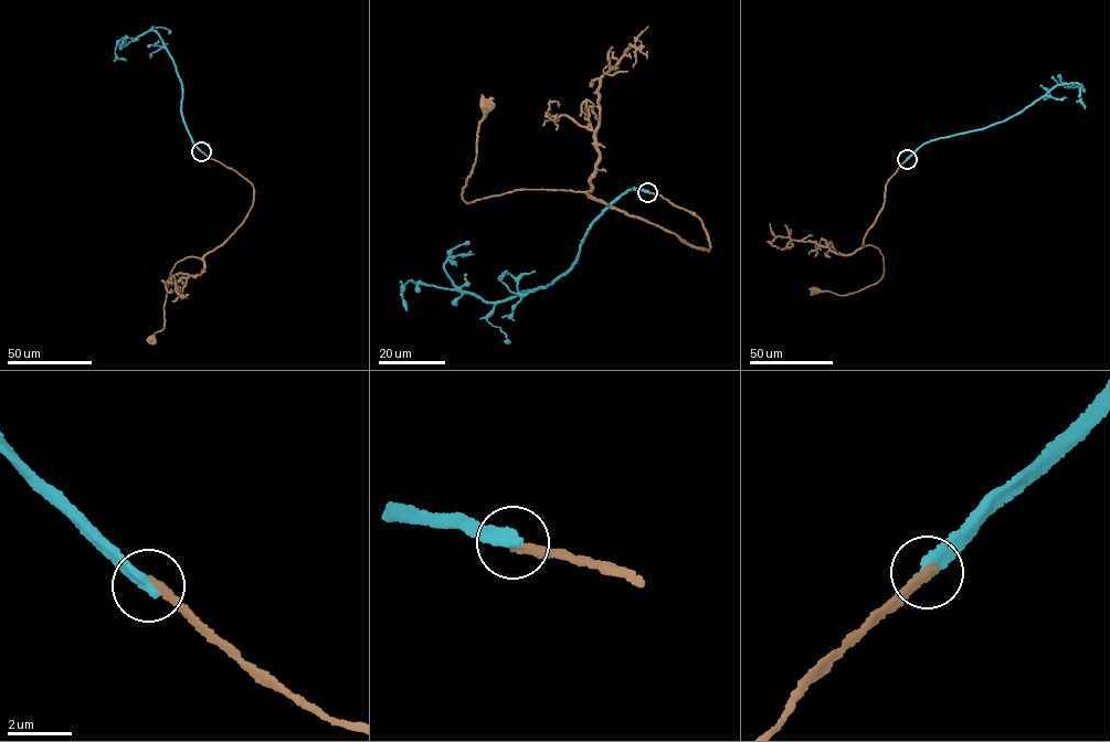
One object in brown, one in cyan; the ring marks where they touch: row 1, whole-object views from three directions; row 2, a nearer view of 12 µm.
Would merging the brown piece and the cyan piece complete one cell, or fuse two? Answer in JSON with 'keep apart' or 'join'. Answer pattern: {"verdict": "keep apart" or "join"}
{"verdict": "keep apart"}

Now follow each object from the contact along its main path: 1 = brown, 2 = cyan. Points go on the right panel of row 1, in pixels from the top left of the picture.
1: (907, 159), (888, 179), (883, 209), (862, 247), (878, 248), (881, 278), (844, 295), (815, 289)
2: (907, 159), (926, 142), (1003, 122), (1057, 85), (1081, 84), (1080, 97), (1085, 108)

